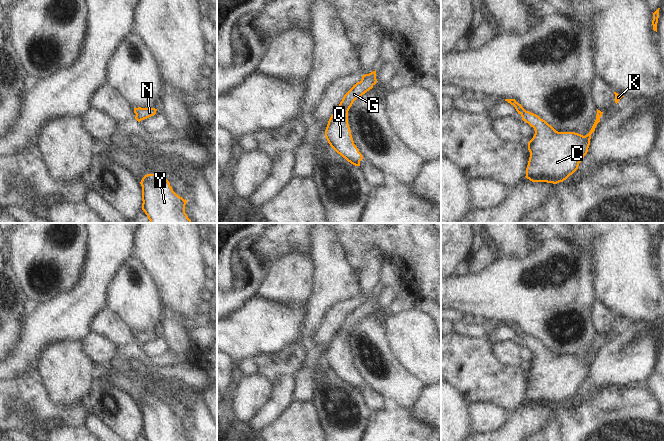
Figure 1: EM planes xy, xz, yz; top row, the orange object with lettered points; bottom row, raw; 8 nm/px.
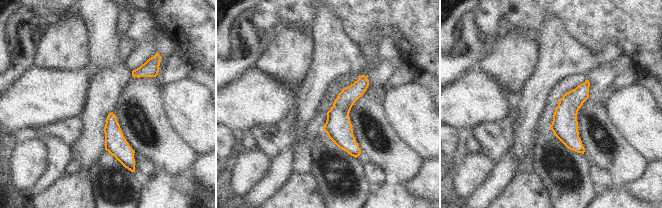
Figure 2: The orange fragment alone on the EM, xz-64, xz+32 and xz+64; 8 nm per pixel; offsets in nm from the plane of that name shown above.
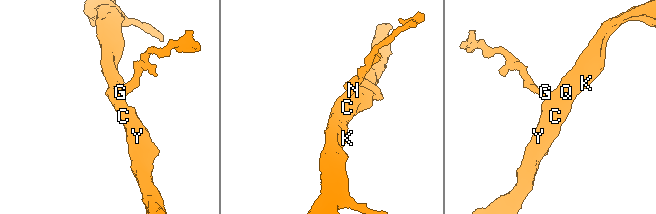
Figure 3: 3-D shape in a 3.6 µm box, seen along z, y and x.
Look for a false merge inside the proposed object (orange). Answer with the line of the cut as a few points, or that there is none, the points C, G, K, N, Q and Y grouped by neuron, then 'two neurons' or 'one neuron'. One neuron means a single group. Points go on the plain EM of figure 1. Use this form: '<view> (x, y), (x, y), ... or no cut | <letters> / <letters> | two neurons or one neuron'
no cut | C G K N Q Y | one neuron

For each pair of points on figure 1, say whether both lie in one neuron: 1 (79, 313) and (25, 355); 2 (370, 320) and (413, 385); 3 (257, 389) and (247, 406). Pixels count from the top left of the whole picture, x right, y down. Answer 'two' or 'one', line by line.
1: one
2: one
3: one

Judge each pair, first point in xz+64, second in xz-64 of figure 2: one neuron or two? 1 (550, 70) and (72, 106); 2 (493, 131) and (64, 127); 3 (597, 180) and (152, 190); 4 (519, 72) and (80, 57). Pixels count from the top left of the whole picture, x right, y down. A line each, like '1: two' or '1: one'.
1: two
2: one
3: two
4: one

